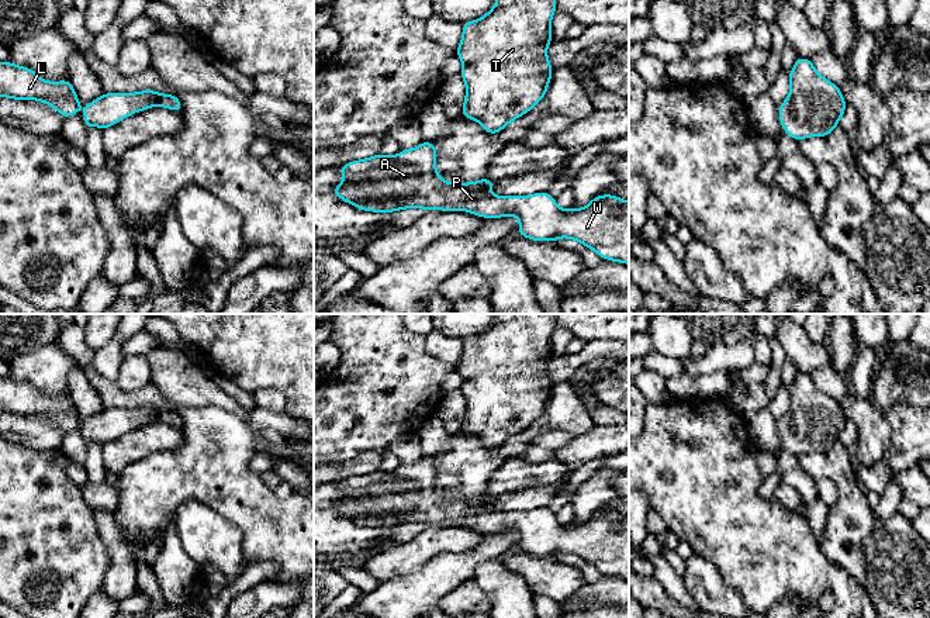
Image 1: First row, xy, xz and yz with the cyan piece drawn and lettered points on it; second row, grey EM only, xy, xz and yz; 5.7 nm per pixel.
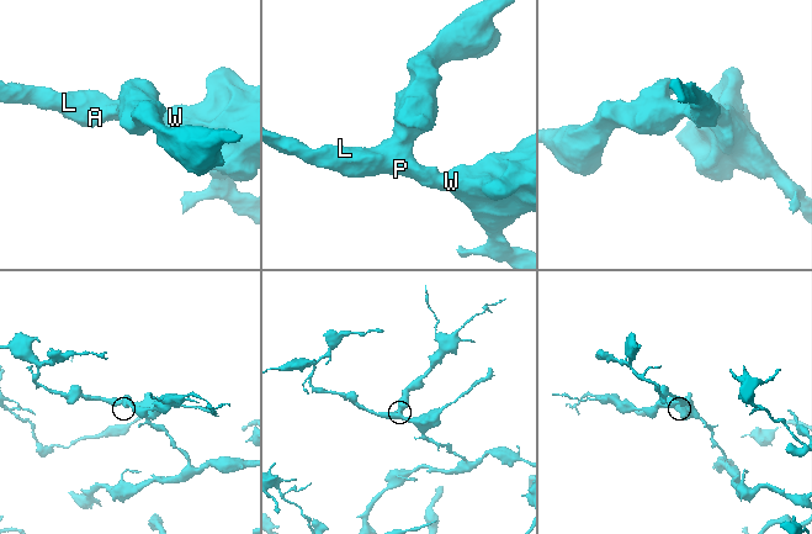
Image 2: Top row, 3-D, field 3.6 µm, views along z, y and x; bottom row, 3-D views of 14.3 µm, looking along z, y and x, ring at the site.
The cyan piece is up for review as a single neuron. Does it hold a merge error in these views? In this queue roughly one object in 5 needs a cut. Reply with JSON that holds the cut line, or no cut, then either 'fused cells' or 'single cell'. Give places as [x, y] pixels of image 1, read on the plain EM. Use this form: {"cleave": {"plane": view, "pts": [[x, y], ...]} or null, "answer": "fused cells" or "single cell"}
{"cleave": null, "answer": "single cell"}

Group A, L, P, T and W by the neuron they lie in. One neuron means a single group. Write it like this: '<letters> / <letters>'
A L P T W

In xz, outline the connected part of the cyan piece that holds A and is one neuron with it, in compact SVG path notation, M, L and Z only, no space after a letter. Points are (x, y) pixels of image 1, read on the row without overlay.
M422 458L414 465L401 466L394 472L381 469L340 480L343 497L332 508L364 526L394 528L404 524L425 524L454 526L461 525L483 534L515 531L519 534L518 550L533 556L556 557L570 553L595 566L602 574L629 580L629 517L605 510L595 511L584 524L561 525L547 508L532 511L494 511L488 505L495 500L487 493L470 498L443 497L436 487L436 460Z

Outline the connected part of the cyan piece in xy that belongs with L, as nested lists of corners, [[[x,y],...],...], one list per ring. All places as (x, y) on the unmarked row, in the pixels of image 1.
[[[0,377],[0,412],[39,415],[59,427],[65,435],[80,425],[70,396],[46,397],[34,386],[11,377]]]

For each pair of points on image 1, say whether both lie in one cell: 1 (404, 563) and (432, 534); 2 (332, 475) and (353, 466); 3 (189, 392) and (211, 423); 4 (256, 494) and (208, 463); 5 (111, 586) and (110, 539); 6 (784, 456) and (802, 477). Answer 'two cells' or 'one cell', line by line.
1: one cell
2: one cell
3: two cells
4: one cell
5: one cell
6: one cell

